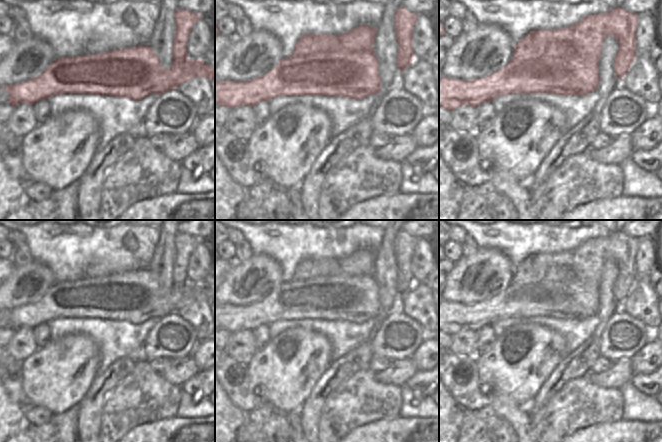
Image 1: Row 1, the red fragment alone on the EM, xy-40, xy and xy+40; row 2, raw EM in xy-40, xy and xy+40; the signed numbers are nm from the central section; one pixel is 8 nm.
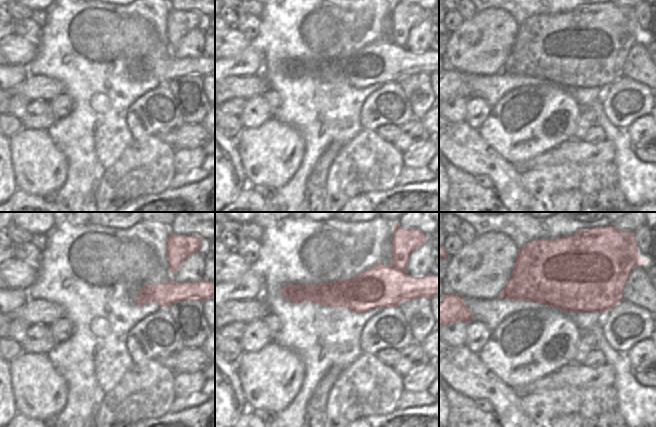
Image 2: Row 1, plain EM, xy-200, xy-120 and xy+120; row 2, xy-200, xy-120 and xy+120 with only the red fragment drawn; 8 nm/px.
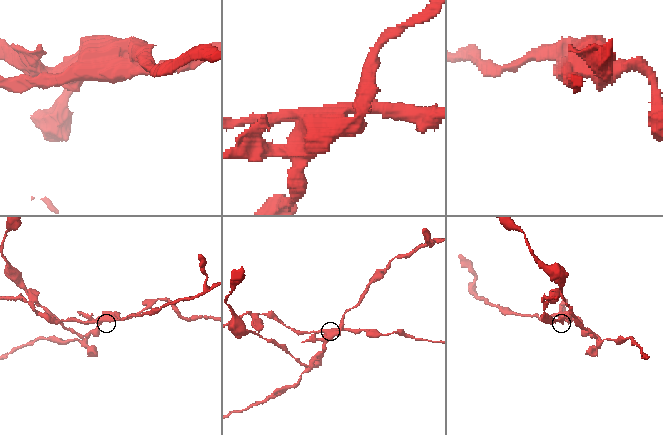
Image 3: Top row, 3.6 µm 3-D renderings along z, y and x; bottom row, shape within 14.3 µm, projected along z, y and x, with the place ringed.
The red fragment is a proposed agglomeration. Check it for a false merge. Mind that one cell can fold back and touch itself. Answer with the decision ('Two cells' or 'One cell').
Two cells

